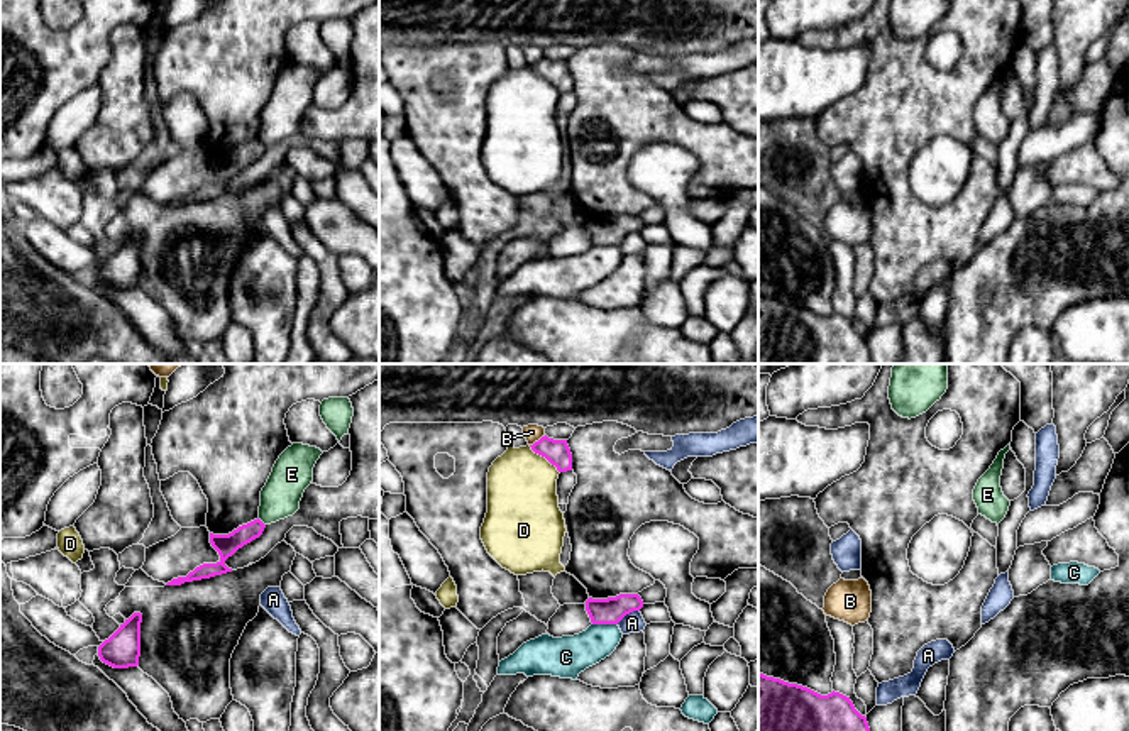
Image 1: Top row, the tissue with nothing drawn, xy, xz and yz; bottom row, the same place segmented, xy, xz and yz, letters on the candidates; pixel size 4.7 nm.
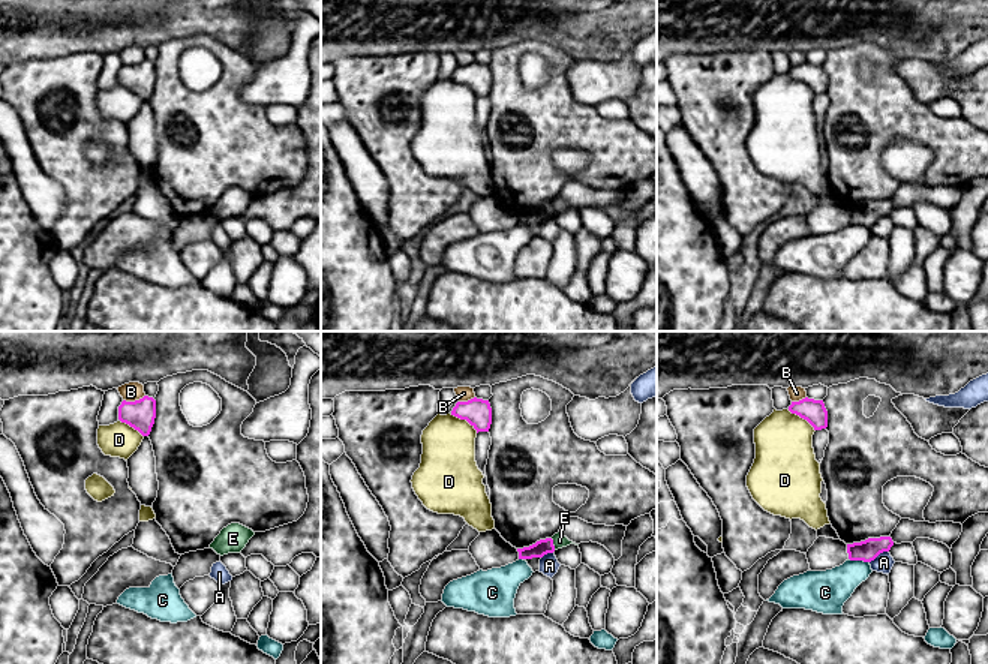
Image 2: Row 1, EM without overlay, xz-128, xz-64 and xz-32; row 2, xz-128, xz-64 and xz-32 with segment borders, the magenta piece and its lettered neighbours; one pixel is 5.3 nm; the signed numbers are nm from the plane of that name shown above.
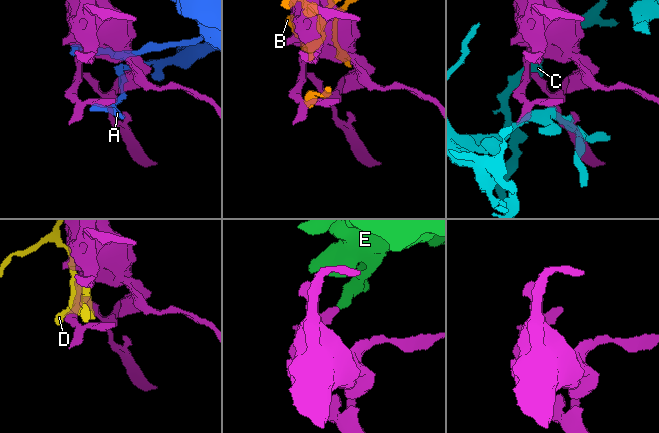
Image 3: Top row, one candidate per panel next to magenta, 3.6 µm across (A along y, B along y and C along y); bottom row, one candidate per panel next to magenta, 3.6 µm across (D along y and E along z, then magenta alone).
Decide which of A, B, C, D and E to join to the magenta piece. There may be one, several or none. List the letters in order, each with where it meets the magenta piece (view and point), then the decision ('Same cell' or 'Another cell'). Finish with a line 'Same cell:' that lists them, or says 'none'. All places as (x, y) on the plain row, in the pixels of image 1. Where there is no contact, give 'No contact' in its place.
A: Touches magenta at xz (627, 234). Another cell
B: Touches magenta at xz (539, 61). Another cell
C: Touches magenta at xz (605, 244). Another cell
D: Touches magenta at xz (545, 78). Another cell
E: Touches magenta at xy (261, 142). Another cell
Same cell: none

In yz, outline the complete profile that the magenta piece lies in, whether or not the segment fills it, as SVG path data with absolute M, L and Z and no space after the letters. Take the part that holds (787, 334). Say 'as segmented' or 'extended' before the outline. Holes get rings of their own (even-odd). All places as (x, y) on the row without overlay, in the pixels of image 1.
as segmented; M758 293L758 364L872 364L872 357L850 318L834 311L821 316Z

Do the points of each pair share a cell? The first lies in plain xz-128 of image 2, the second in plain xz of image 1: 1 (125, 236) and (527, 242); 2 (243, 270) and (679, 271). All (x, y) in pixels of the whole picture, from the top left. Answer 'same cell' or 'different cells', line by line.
1: same cell
2: same cell

